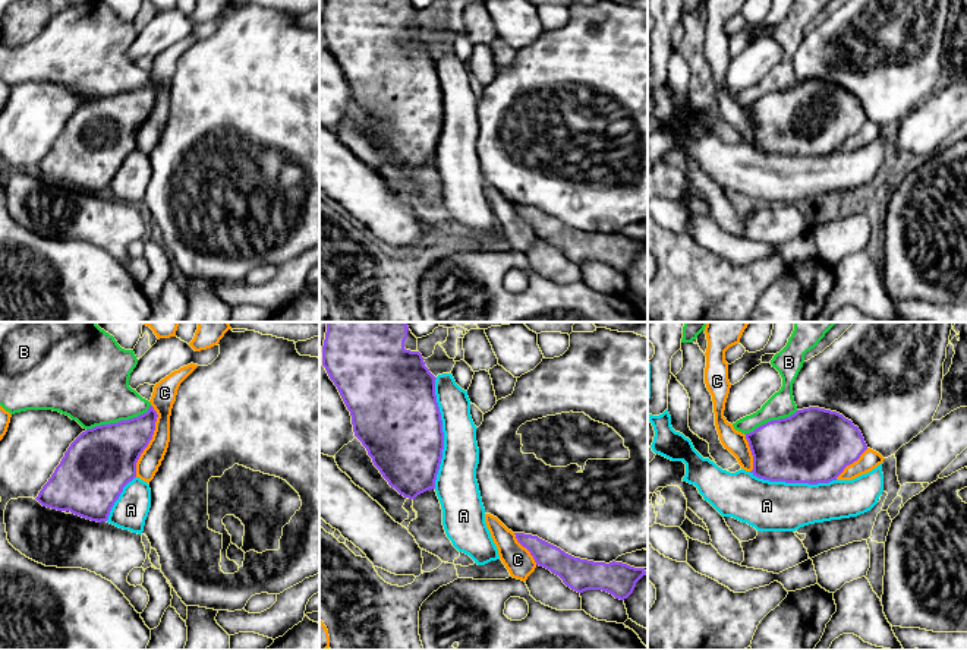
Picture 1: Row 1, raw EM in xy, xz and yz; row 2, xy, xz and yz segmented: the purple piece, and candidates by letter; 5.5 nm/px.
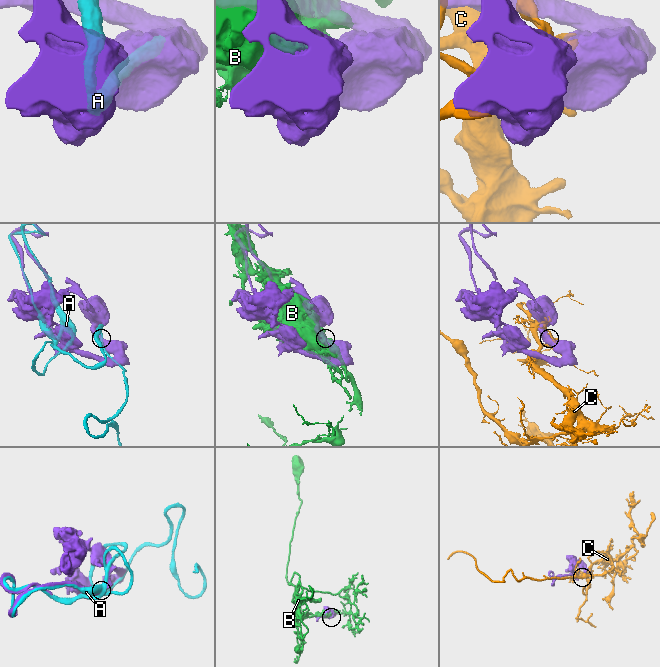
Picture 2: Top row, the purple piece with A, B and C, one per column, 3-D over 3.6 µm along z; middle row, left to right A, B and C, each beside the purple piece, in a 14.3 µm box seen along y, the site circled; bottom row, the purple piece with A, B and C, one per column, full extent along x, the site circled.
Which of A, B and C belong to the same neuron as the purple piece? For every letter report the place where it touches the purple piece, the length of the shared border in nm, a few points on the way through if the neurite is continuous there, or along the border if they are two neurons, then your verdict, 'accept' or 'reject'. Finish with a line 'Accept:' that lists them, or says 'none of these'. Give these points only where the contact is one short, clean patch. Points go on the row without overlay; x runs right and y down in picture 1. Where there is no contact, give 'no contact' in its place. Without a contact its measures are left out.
A: contact xz (443, 106); length 600 nm; accept
B: contact xy (120, 92); length 380 nm; reject
C: contact xy (150, 111); length 400 nm; reject
Accept: A

